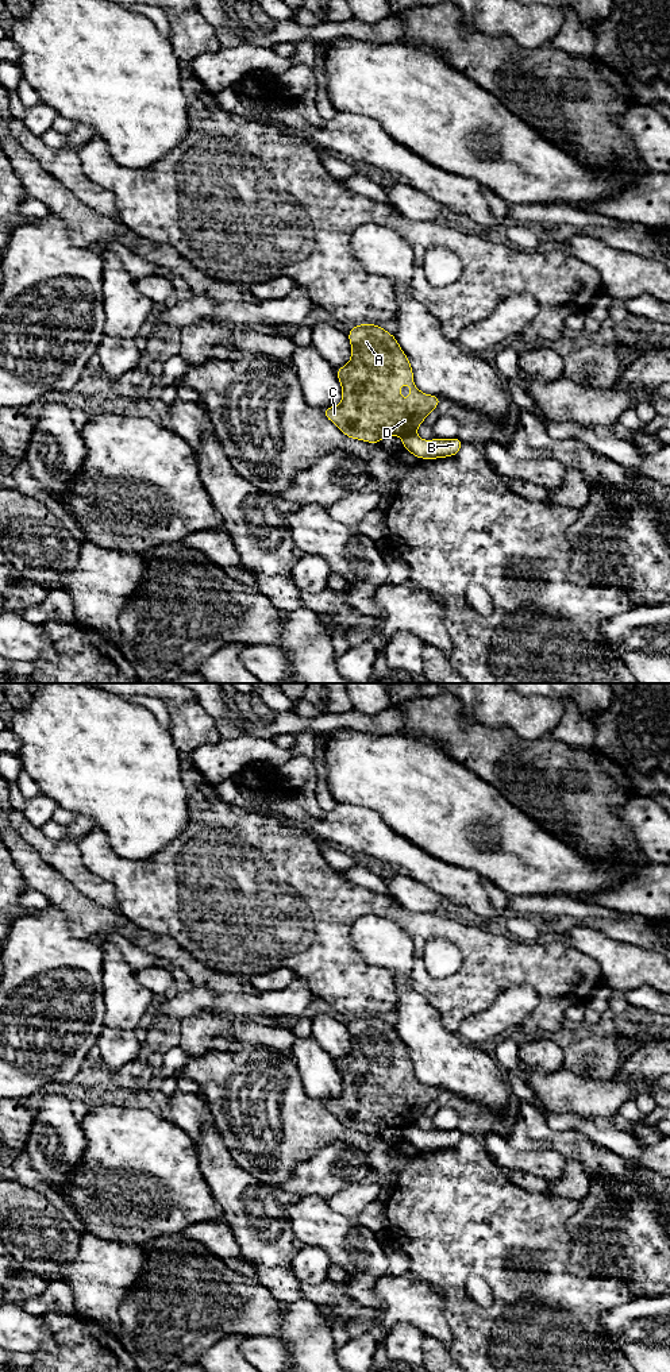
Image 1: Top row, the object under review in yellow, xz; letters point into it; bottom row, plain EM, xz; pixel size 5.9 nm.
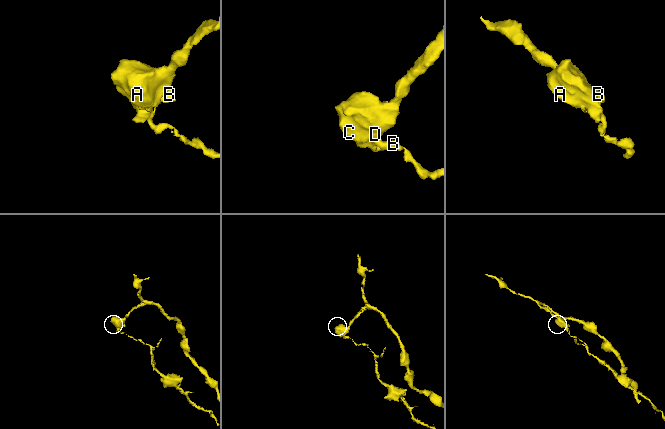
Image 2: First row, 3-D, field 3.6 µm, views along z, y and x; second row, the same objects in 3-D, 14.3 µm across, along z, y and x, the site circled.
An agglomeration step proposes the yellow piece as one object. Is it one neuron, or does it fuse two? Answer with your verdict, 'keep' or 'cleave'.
cleave

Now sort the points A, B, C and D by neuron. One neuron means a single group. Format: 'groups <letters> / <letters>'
groups A C D / B

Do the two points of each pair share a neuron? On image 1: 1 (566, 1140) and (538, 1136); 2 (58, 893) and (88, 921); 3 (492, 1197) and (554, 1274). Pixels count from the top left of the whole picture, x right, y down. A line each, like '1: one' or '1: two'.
1: one
2: one
3: one

